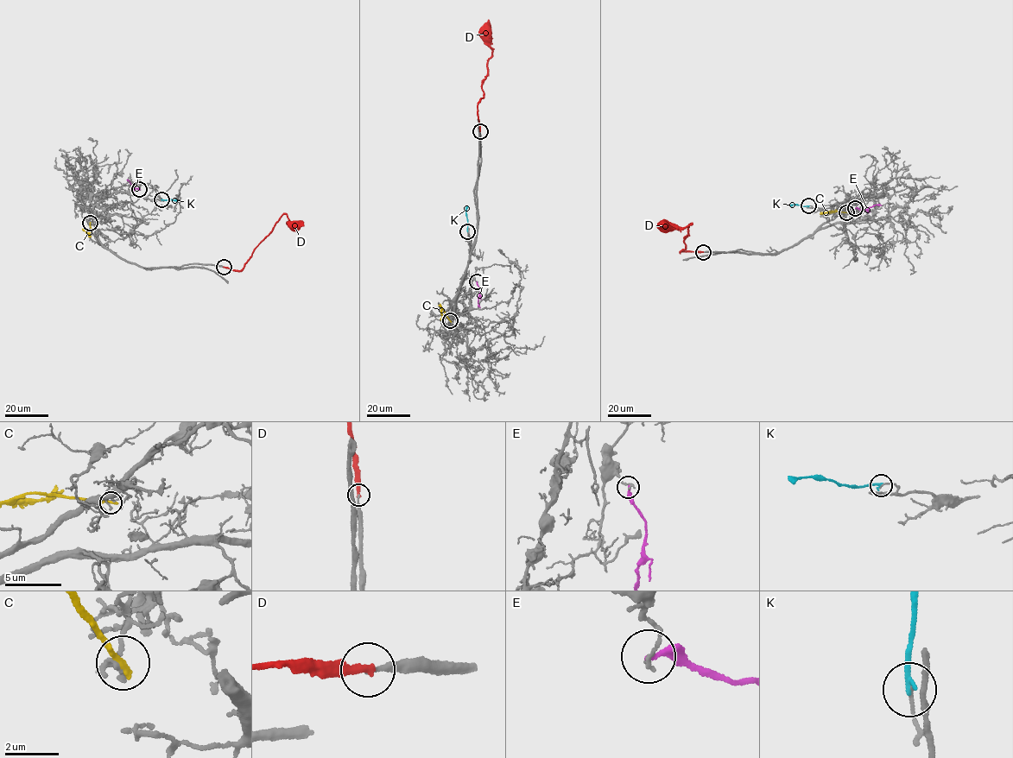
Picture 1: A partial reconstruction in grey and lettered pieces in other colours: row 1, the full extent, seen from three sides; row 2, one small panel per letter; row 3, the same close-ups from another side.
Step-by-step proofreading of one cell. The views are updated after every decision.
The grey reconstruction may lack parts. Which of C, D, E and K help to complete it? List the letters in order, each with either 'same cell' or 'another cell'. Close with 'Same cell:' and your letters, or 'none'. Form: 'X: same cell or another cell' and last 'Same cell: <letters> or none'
C: another cell
D: same cell
E: another cell
K: another cell
Same cell: D

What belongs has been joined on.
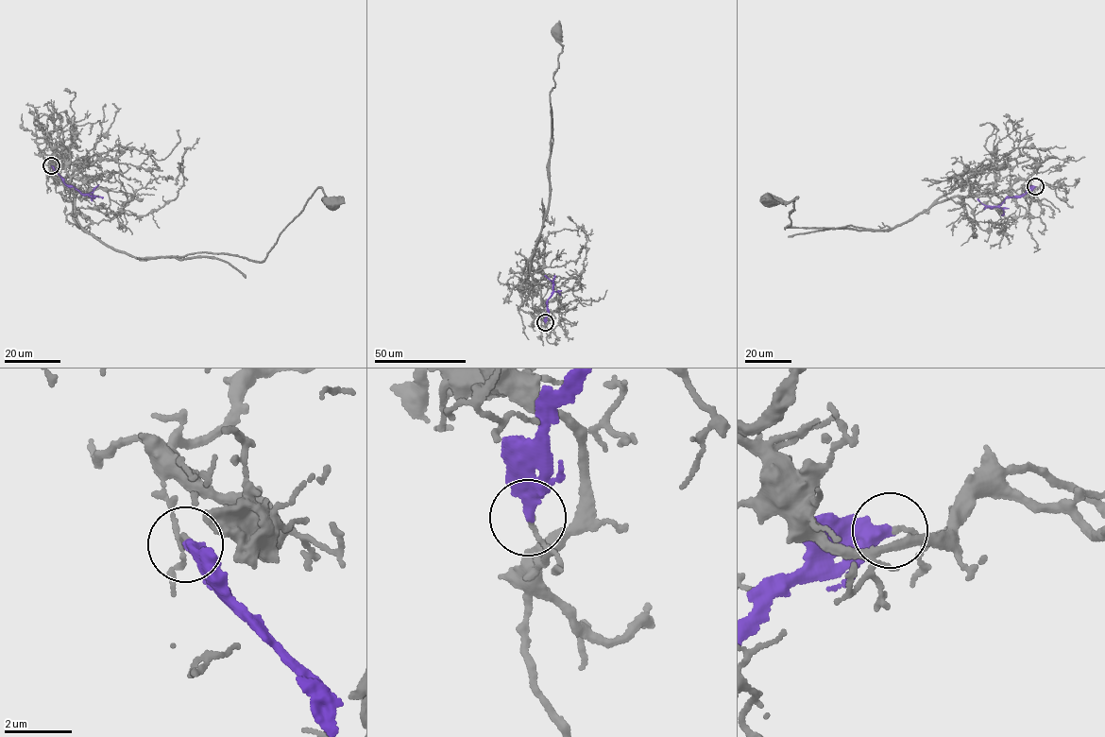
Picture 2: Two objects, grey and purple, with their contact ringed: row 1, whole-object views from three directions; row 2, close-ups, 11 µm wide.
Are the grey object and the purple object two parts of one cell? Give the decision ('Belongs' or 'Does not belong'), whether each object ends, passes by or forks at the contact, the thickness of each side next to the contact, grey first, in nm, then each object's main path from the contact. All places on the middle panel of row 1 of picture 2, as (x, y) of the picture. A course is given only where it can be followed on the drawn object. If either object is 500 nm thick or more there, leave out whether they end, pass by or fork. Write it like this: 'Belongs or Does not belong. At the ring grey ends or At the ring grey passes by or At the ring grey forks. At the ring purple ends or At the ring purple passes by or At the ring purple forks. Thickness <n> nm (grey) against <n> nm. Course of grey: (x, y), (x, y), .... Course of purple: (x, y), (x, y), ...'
Does not belong. At the ring grey ends. At the ring purple ends. Thickness 130 nm (grey) against 400 nm. Course of grey: (545, 322), (548, 318), (538, 312), (540, 284), (530, 270), (550, 190), (550, 93), (562, 51), (556, 30). Course of purple: (545, 322), (547, 303), (552, 290), (552, 282), (544, 275)

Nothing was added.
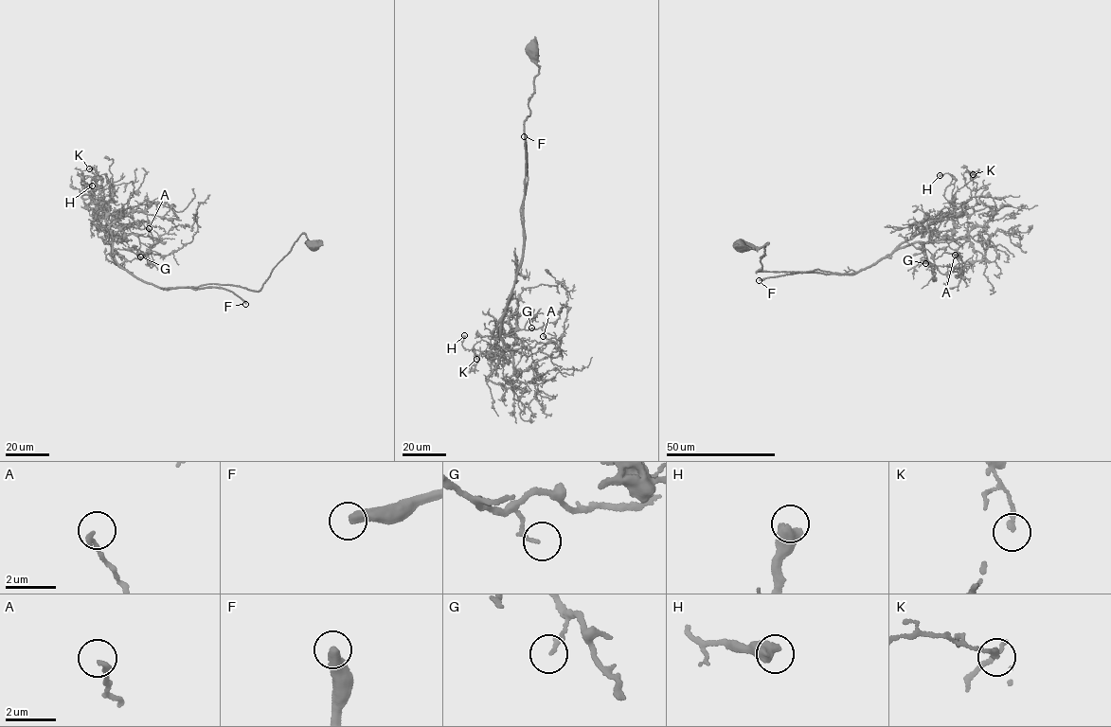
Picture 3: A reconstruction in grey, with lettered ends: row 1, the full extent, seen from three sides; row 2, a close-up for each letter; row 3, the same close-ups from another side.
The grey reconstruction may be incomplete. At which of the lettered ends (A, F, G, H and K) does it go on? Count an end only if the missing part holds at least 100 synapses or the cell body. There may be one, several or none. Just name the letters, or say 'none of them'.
F

